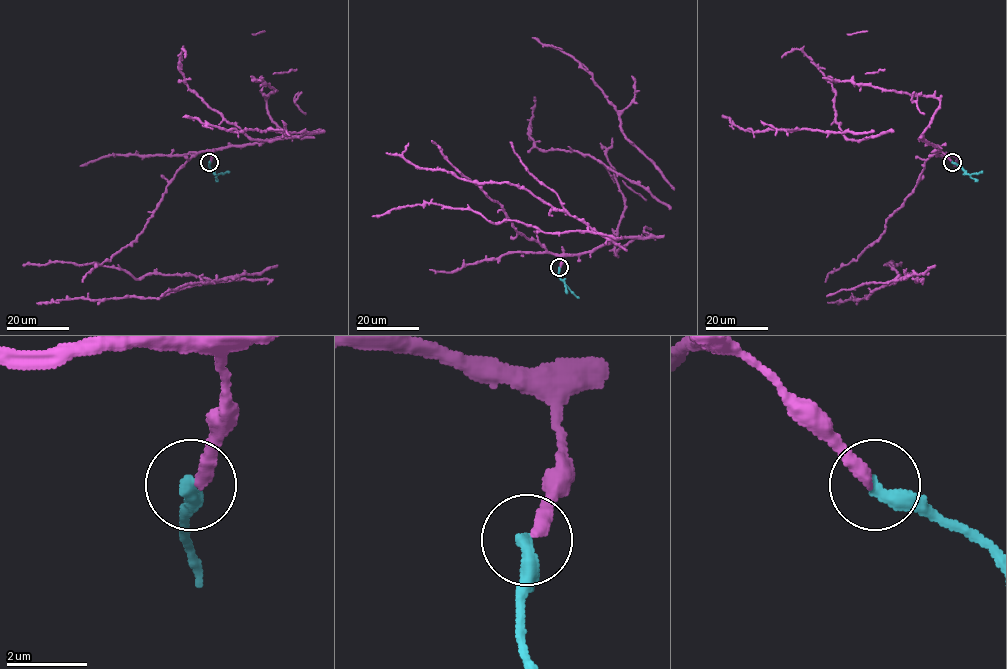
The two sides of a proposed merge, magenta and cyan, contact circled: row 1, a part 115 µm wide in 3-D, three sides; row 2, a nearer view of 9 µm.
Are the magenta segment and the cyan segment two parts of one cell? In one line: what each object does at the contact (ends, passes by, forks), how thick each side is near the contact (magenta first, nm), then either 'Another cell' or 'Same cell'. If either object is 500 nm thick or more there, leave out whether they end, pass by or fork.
At the ring magenta ends. At the ring cyan ends. Thickness 340 nm (magenta) against 400 nm. Same cell

